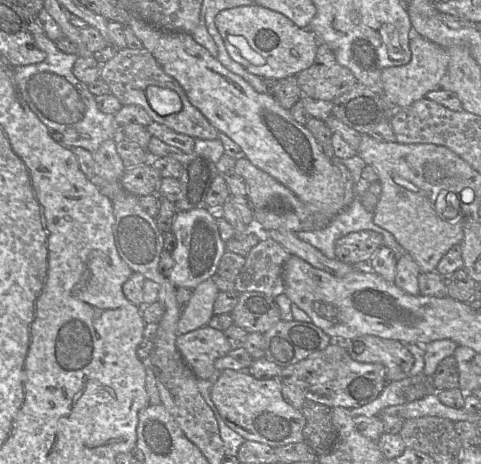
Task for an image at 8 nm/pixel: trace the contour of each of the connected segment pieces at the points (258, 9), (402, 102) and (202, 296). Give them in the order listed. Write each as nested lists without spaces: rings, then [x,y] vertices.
[[[258,4],[222,10],[216,15],[215,24],[231,58],[263,79],[296,76],[315,61],[319,43],[315,33]]]
[[[415,34],[411,35],[410,49],[411,60],[409,63],[385,68],[381,73],[383,92],[396,109],[409,106],[413,102],[425,98],[429,91],[440,89],[441,79],[448,68],[450,59],[448,48]]]
[[[209,278],[192,290],[190,301],[178,321],[178,335],[208,325],[214,315],[213,307],[219,289],[212,278]]]

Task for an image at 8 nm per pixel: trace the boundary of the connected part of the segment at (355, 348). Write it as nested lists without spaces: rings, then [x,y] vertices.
[[[364,335],[344,340],[341,346],[357,362],[382,364],[388,382],[408,377],[414,363],[405,344],[393,339]]]

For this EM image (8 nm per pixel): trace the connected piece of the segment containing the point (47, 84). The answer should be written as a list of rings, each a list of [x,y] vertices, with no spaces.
[[[45,33],[33,37],[37,47],[46,53],[45,60],[14,67],[16,84],[30,109],[49,130],[62,134],[61,145],[64,147],[81,147],[95,152],[104,141],[116,140],[119,137],[119,125],[115,117],[99,110],[88,86],[73,74],[73,66],[79,56],[60,51]]]

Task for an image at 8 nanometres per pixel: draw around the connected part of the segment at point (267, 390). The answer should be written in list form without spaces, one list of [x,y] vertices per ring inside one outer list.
[[[226,369],[213,380],[211,399],[225,424],[245,440],[267,444],[272,448],[303,441],[305,417],[283,399],[278,378],[259,380],[247,370]]]

